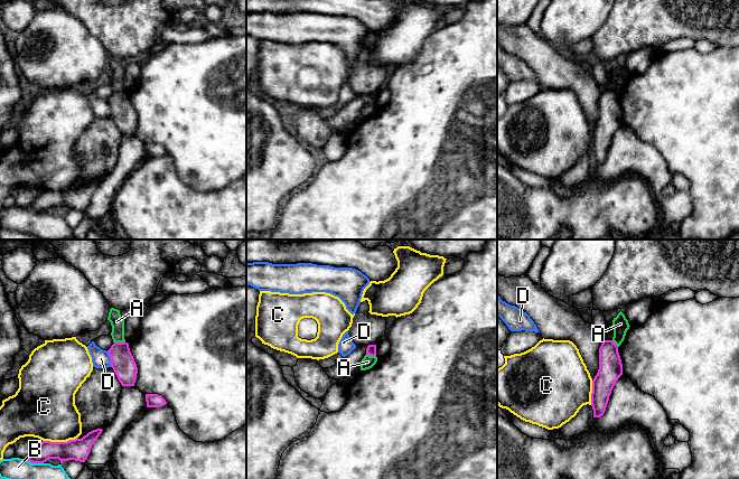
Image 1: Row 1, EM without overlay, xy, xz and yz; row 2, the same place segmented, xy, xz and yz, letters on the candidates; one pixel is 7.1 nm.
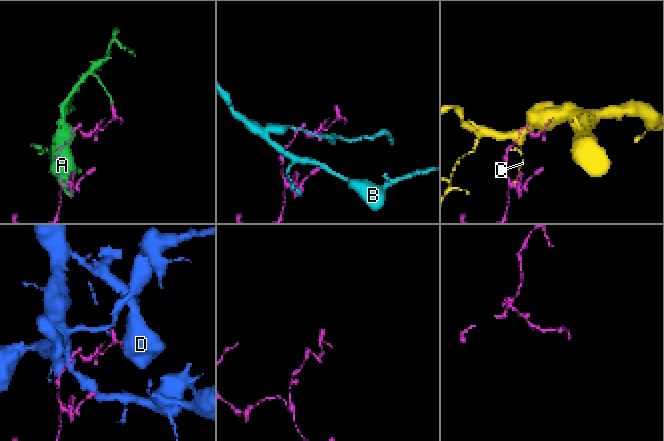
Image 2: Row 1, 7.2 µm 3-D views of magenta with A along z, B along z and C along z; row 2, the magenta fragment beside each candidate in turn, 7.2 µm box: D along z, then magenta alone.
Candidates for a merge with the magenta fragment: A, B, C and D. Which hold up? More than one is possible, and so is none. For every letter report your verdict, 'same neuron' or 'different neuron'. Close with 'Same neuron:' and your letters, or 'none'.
A: different neuron
B: different neuron
C: different neuron
D: different neuron
Same neuron: none

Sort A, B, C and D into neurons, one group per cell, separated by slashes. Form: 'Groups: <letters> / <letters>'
Groups: A / B / C / D

